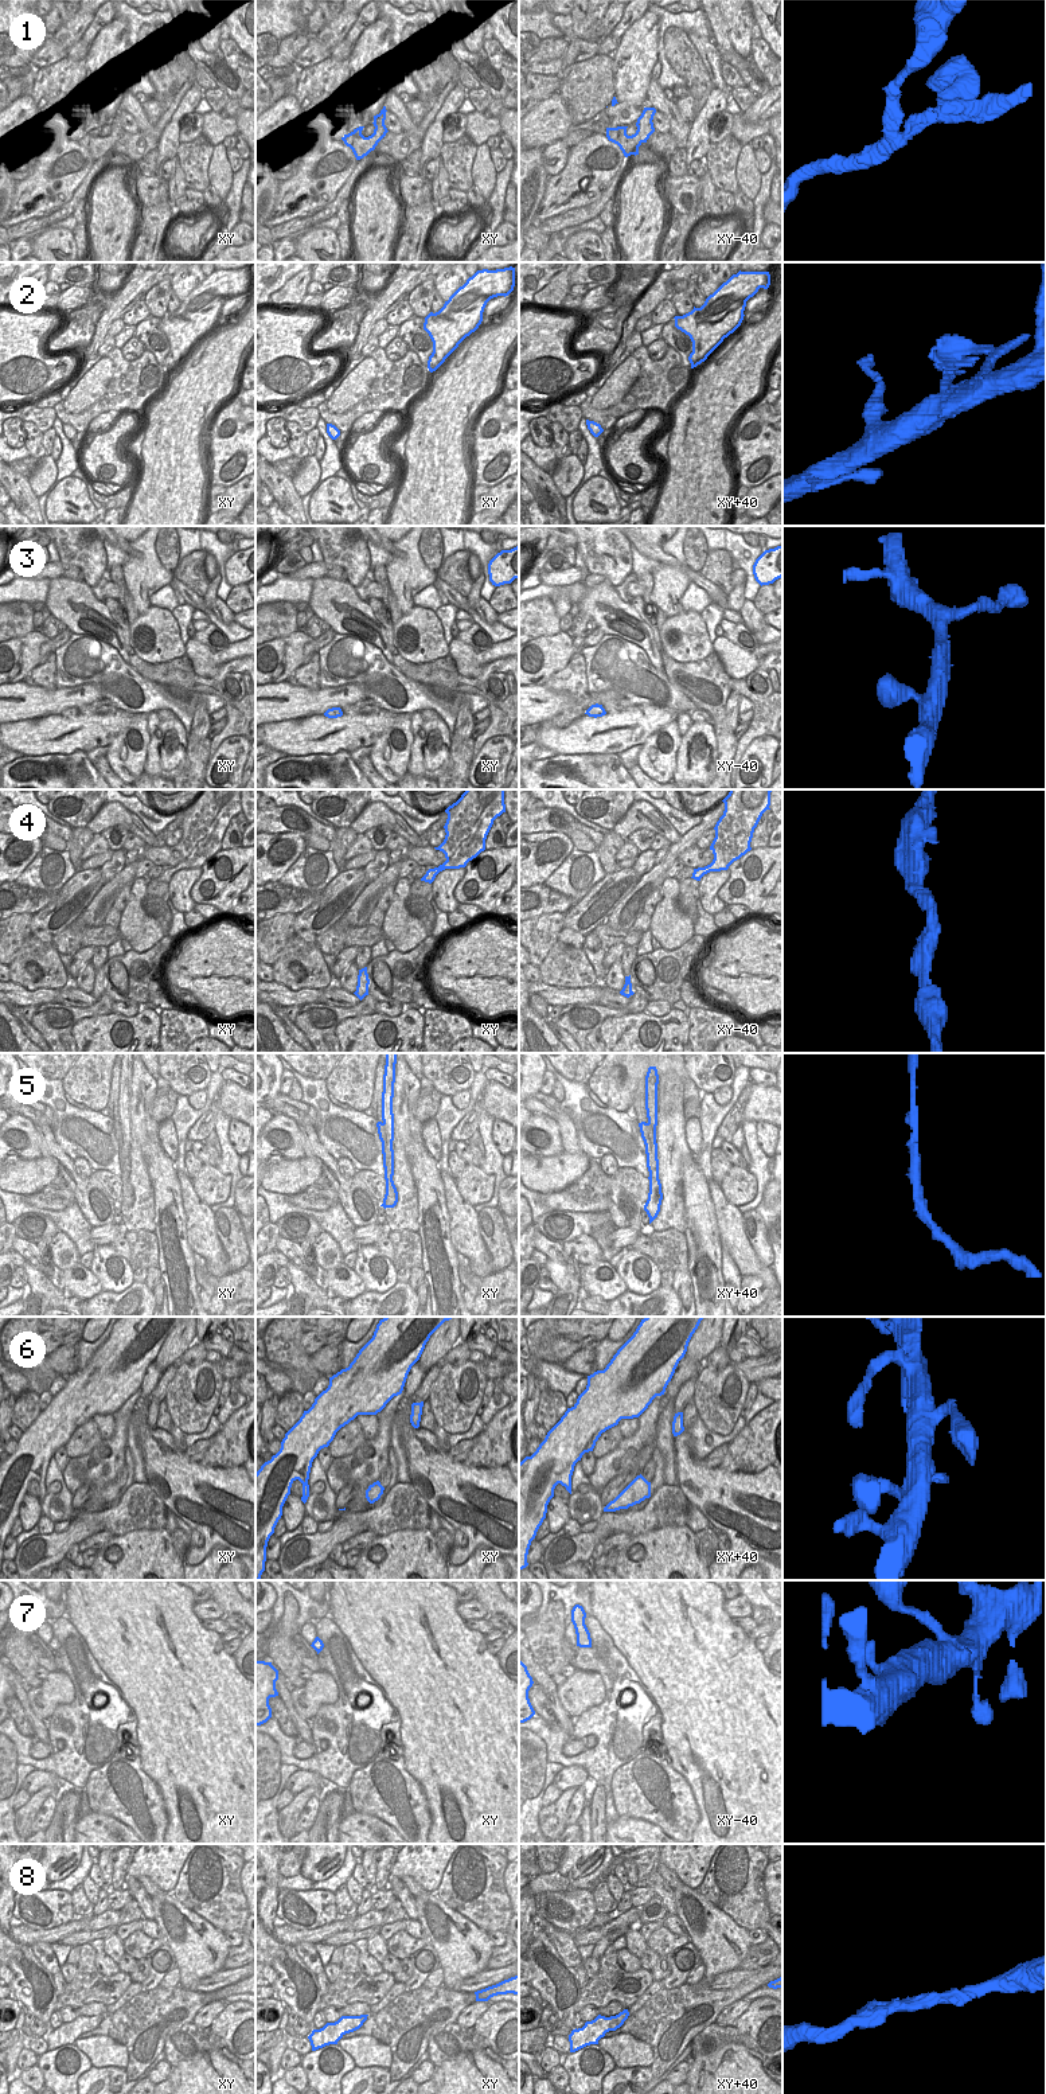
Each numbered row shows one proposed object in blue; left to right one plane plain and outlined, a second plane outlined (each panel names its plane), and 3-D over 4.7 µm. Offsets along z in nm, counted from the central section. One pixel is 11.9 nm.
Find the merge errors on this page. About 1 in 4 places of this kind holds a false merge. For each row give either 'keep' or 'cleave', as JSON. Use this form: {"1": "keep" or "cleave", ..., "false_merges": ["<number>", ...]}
{"1": "cleave", "2": "cleave", "3": "keep", "4": "keep", "5": "cleave", "6": "keep", "7": "keep", "8": "cleave", "false_merges": ["1", "2", "5", "8"]}

